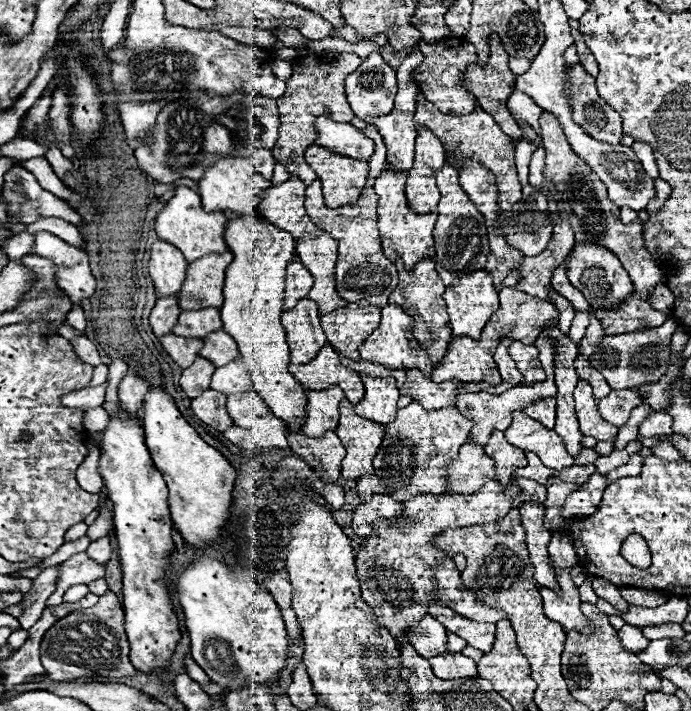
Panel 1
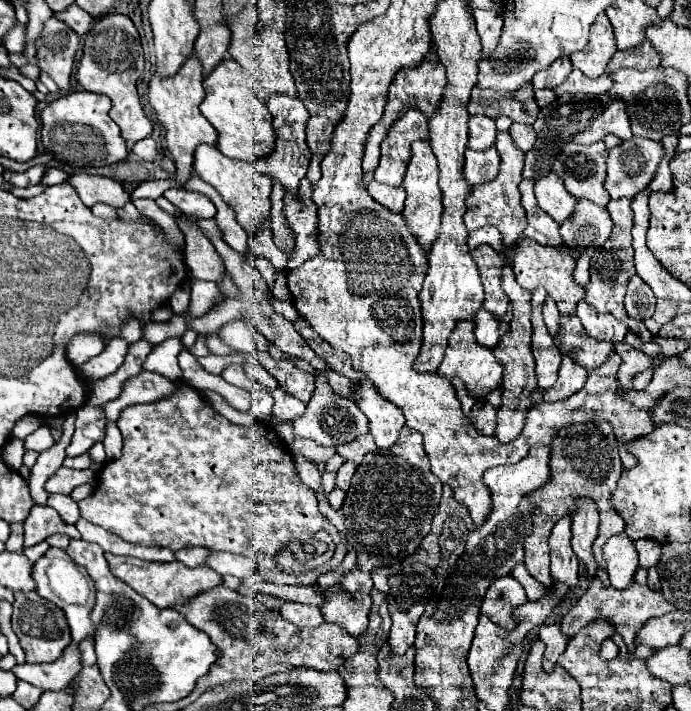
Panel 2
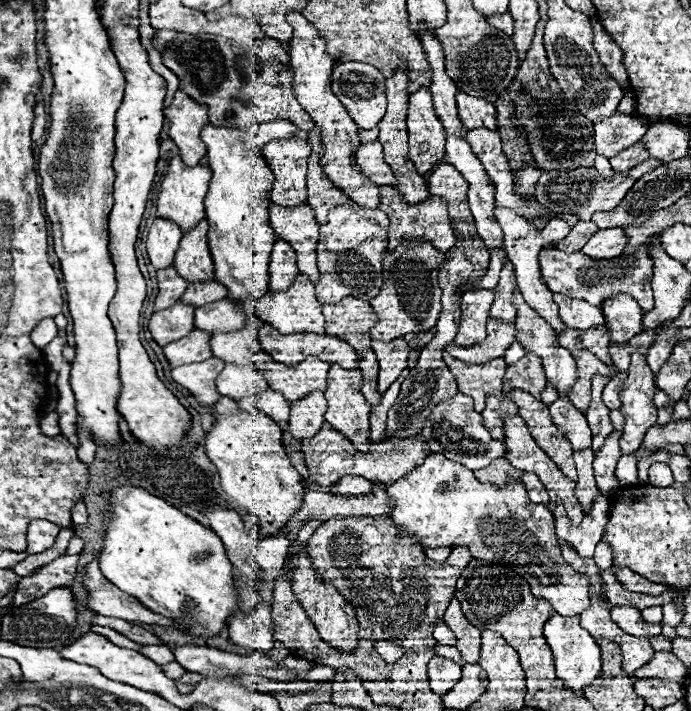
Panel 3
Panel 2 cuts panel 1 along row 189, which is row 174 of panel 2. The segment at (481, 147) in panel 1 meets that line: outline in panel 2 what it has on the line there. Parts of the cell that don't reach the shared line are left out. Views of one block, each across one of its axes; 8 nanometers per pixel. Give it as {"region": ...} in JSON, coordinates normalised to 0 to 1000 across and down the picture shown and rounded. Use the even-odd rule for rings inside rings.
{"region":[[[721,186],[718,191],[718,211],[724,214],[724,242],[715,253],[703,256],[703,259],[692,259],[683,262],[677,278],[674,278],[674,321],[677,323],[689,323],[698,321],[703,315],[718,318],[721,326],[726,329],[729,346],[738,349],[758,326],[761,321],[761,298],[753,287],[753,270],[750,270],[750,256],[755,253],[755,233],[758,233],[758,214],[750,214],[750,208],[744,208],[744,200],[738,197],[735,186]]]}

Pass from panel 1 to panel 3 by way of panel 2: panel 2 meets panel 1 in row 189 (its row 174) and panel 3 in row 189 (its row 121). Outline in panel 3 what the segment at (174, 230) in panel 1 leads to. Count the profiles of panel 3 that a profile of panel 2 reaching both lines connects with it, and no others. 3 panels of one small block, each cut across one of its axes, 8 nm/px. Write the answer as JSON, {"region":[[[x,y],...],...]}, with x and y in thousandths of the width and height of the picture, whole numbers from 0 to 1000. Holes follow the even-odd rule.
{"region":[[[252,219],[243,231],[243,245],[237,248],[232,270],[229,270],[226,301],[255,312],[263,321],[263,326],[272,326],[278,318],[284,318],[295,307],[295,287],[292,284],[301,270],[301,256],[304,256],[304,236],[298,236],[295,231],[269,233],[260,219]]]}

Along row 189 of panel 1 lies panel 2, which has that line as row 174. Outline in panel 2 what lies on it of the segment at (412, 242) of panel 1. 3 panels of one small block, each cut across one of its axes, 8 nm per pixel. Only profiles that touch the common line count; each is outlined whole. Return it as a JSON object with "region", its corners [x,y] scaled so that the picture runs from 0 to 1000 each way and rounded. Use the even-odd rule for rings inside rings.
{"region":[[[590,155],[573,169],[550,203],[553,219],[541,239],[541,250],[553,259],[579,262],[593,228],[593,203],[599,197],[619,197],[619,169],[608,155]]]}

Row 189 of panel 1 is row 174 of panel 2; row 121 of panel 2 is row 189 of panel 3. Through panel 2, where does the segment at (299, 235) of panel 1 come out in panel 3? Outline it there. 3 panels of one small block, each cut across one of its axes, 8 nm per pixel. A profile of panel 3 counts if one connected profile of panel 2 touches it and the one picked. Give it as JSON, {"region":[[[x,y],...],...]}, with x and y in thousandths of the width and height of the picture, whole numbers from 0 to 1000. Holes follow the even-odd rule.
{"region":[[[443,194],[391,197],[379,205],[379,217],[394,236],[399,256],[391,281],[405,290],[431,290],[443,284],[443,225],[452,205]]]}

